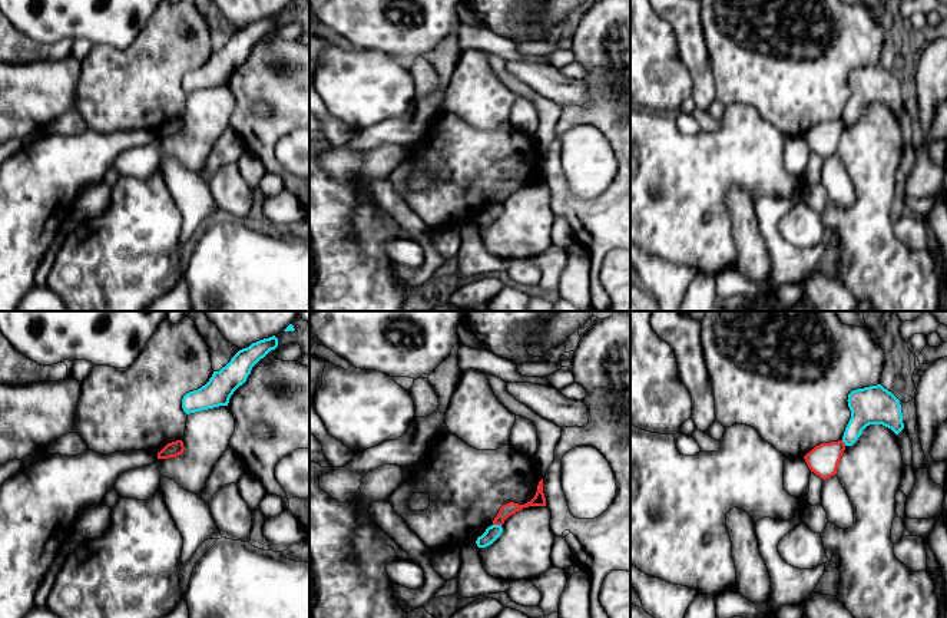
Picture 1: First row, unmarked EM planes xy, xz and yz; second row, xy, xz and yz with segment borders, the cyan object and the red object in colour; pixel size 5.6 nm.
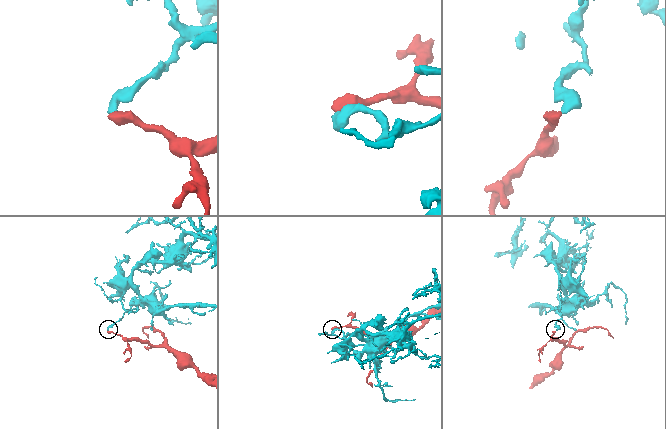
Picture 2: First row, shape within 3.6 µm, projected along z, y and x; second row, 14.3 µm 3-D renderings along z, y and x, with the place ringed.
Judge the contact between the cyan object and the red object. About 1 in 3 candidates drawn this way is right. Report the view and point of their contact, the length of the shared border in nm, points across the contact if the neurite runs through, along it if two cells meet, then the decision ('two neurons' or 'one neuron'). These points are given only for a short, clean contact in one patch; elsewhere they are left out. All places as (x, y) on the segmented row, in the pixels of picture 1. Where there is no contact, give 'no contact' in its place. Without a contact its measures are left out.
xz (497, 525) | 50 nm | along xz (493, 524), (500, 525) | two neurons

